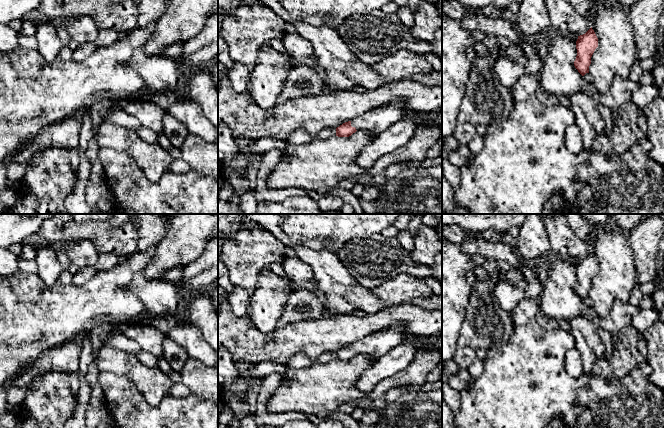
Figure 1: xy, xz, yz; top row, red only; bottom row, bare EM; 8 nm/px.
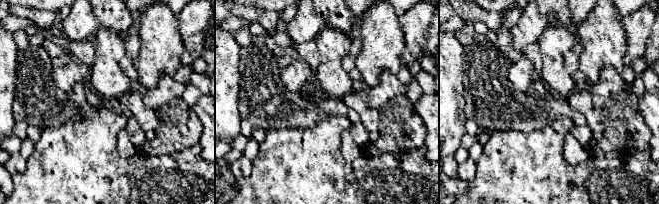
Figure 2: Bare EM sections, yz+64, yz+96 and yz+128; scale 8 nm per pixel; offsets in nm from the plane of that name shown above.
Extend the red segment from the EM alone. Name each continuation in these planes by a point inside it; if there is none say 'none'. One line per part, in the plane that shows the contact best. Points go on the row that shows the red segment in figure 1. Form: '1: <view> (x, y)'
1: xz (375, 121)

